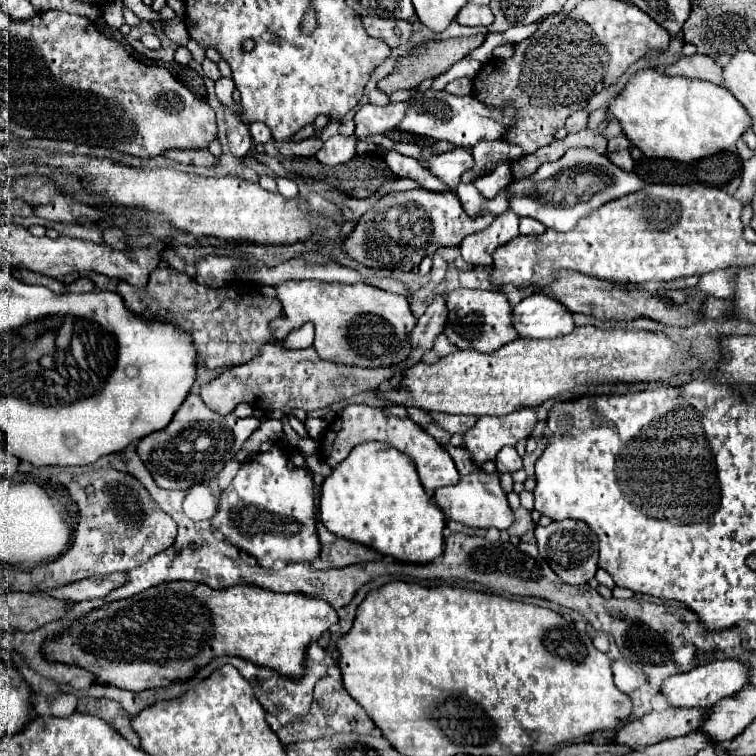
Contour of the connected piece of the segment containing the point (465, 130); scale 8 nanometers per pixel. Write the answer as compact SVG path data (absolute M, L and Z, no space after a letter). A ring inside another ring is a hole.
M415 90L413 96L407 100L407 112L403 120L397 124L397 130L433 138L433 140L447 140L455 146L465 150L473 148L479 140L501 140L507 128L513 124L515 110L509 106L507 110L489 108L483 102L475 100L473 96L455 96L447 90Z

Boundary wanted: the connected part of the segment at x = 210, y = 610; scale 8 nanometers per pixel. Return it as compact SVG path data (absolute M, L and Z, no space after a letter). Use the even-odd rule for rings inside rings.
M167 582L153 586L133 598L111 602L99 610L93 610L61 636L47 640L43 652L51 662L77 664L93 672L105 684L131 692L163 688L181 680L189 680L195 676L195 670L201 670L217 656L239 656L259 666L279 670L281 674L287 674L287 678L299 680L303 678L307 648L337 622L339 616L329 606L329 602L303 594L275 594L247 584L237 584L227 590L213 590L207 584Z

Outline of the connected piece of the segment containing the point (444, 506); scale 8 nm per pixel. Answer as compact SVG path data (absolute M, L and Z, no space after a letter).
M477 470L475 474L463 476L455 486L445 486L435 490L435 504L443 510L443 514L459 524L471 528L497 528L507 530L513 524L513 510L507 504L507 496L499 486L499 474L485 474Z

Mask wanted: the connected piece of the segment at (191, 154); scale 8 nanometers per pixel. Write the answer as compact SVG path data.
M199 148L199 150L167 150L165 152L167 158L183 162L183 164L195 164L195 166L213 166L217 162L217 158L207 150L207 148Z

